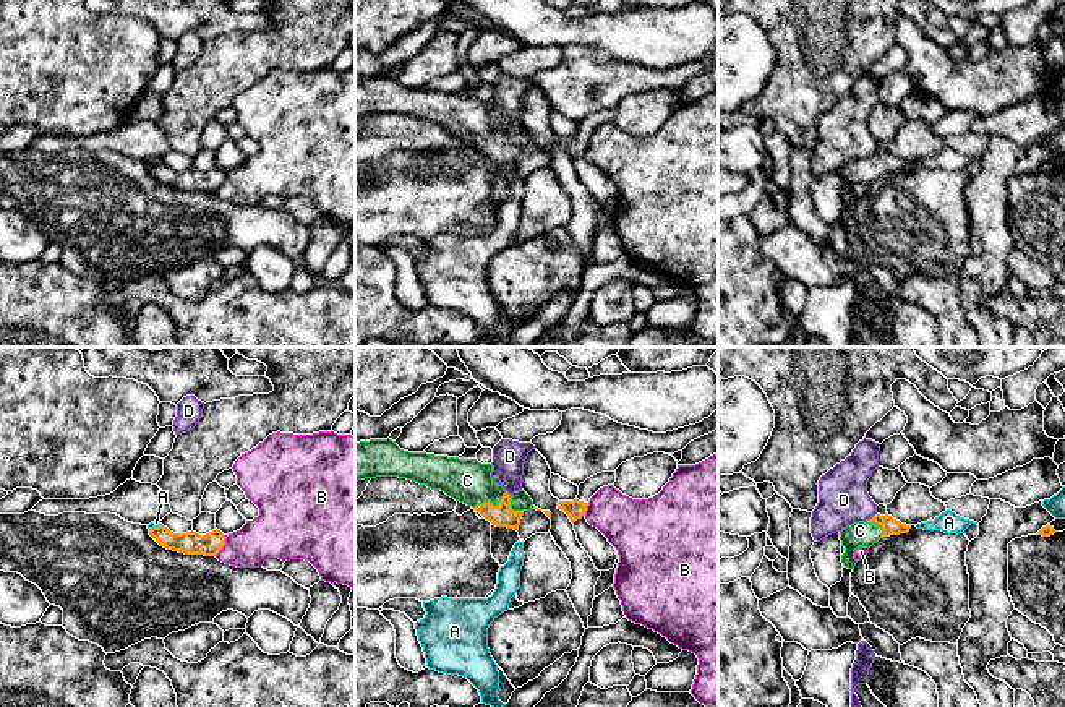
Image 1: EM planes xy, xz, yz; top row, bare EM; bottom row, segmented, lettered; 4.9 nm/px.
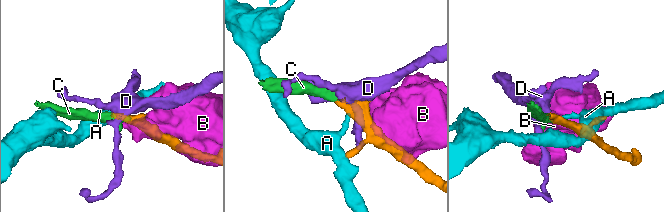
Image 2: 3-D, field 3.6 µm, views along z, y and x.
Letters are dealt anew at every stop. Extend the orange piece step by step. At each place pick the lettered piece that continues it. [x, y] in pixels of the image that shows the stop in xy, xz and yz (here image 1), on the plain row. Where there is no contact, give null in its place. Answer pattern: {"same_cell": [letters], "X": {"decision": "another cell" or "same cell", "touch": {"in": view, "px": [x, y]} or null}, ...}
{"same_cell": ["C"], "A": {"decision": "another cell", "touch": {"in": "xy", "px": [154, 164]}}, "B": {"decision": "another cell", "touch": {"in": "xy", "px": [224, 180]}}, "C": {"decision": "same cell", "touch": {"in": "xz", "px": [491, 141]}}, "D": {"decision": "another cell", "touch": {"in": "yz", "px": [869, 156]}}}

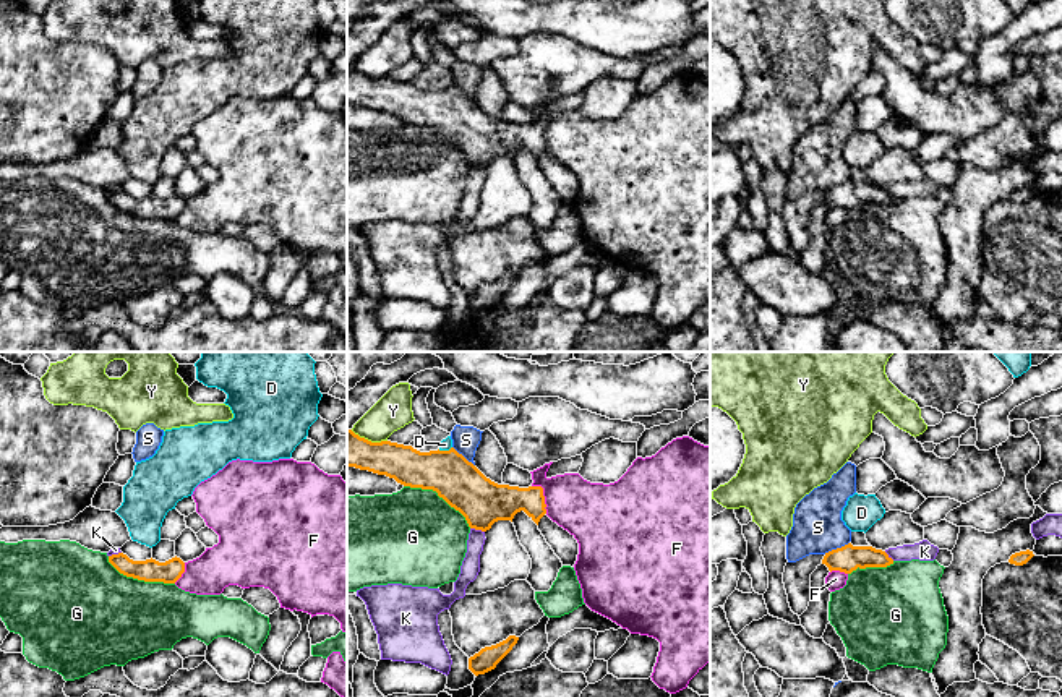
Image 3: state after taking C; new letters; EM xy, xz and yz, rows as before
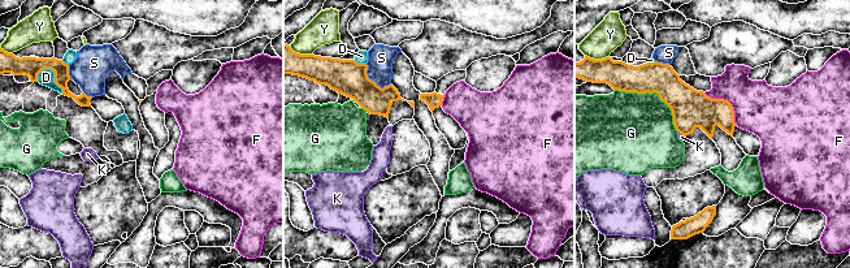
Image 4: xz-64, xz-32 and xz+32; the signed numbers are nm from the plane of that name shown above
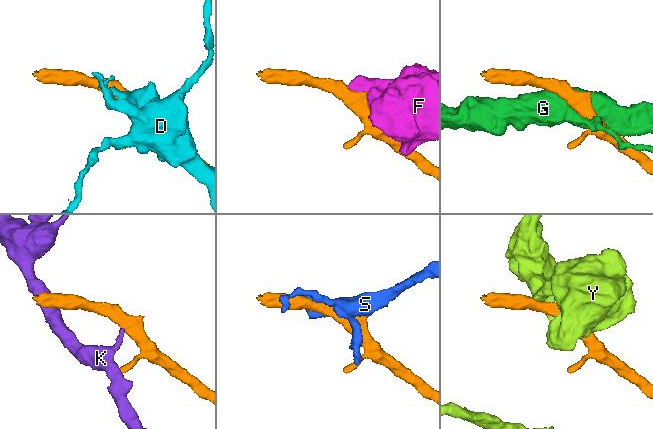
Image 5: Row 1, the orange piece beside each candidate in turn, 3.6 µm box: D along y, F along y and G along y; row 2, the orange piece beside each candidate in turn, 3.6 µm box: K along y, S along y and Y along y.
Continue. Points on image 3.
{"same_cell": [], "D": {"decision": "another cell", "touch": {"in": "xz", "px": [445, 88]}}, "F": {"decision": "another cell", "touch": {"in": "xz", "px": [543, 133]}}, "G": {"decision": "another cell", "touch": {"in": "xz", "px": [440, 133]}}, "K": {"decision": "another cell", "touch": {"in": "xz", "px": [477, 166]}}, "S": {"decision": "another cell", "touch": {"in": "yz", "px": [837, 185]}}, "Y": {"decision": "another cell", "touch": {"in": "xz", "px": [367, 76]}}}

